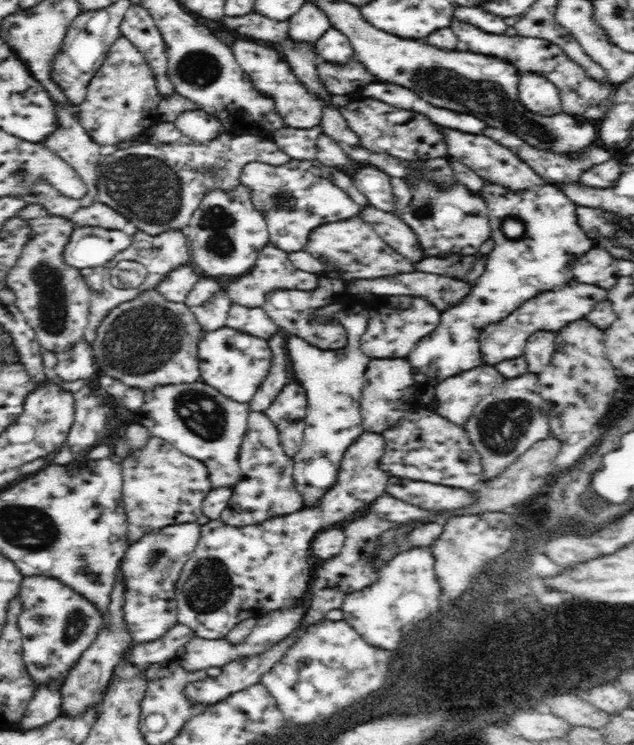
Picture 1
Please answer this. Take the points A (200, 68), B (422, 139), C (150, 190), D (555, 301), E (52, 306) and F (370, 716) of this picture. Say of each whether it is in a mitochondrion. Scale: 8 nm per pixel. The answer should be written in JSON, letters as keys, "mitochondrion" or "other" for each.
{"A":"mitochondrion","B":"mitochondrion","C":"mitochondrion","D":"mitochondrion","E":"mitochondrion","F":"other"}

